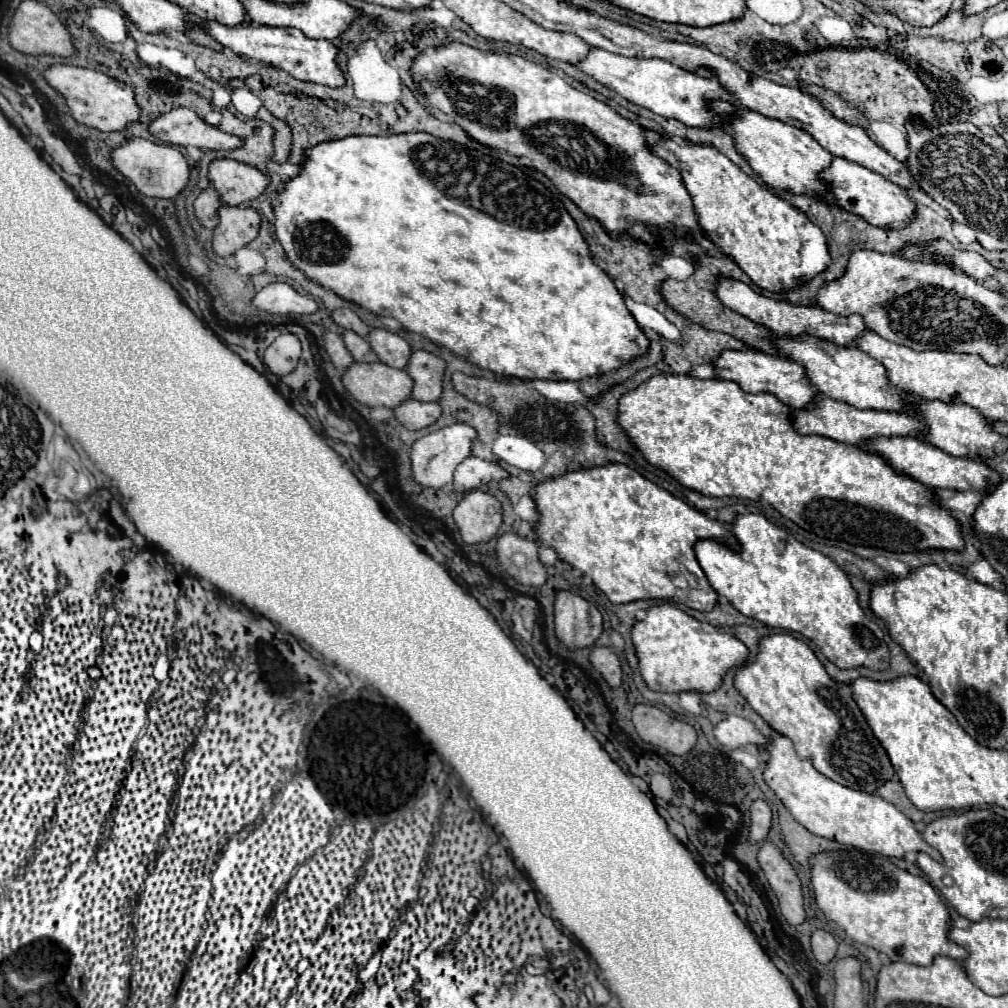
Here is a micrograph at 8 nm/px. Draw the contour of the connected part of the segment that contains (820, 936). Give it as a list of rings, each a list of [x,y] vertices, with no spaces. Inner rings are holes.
[[[814,931],[812,933],[812,953],[818,963],[830,963],[836,955],[836,941],[828,931]]]

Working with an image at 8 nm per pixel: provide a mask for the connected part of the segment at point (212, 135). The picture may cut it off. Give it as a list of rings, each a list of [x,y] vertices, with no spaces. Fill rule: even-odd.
[[[172,109],[148,125],[148,131],[170,145],[198,147],[198,149],[230,149],[238,147],[234,135],[226,135],[200,119],[192,109]]]

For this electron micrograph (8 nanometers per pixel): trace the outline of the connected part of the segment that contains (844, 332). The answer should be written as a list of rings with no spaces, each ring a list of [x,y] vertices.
[[[716,277],[714,283],[714,293],[716,297],[730,307],[732,311],[748,317],[754,323],[764,325],[766,329],[770,329],[776,335],[800,335],[800,333],[808,333],[826,341],[832,341],[836,345],[846,345],[850,347],[852,341],[862,335],[862,331],[866,331],[866,325],[862,323],[860,315],[850,315],[850,317],[840,317],[834,313],[828,313],[820,307],[804,307],[804,305],[792,305],[784,299],[774,299],[774,297],[764,297],[760,293],[756,293],[752,287],[748,287],[742,281],[730,279],[730,277]]]

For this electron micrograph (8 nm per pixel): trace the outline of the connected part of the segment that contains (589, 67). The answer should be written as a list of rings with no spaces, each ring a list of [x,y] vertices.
[[[592,47],[586,59],[578,61],[576,67],[586,75],[590,75],[592,79],[596,79],[598,83],[620,93],[630,103],[646,107],[656,115],[678,119],[690,127],[718,127],[724,123],[722,115],[714,115],[708,109],[708,101],[730,99],[732,103],[736,103],[728,91],[722,91],[720,83],[714,83],[714,79],[702,79],[662,59],[624,57],[624,55],[616,55],[616,53]]]

